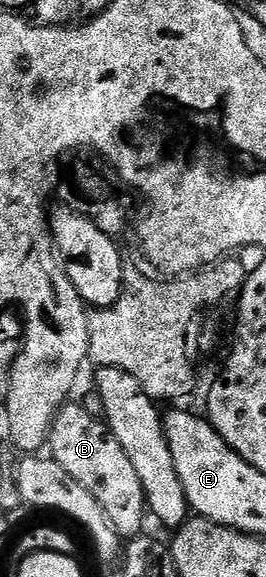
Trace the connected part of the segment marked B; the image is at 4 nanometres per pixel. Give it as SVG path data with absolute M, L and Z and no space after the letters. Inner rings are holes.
M68 403L55 416L49 434L49 456L101 503L101 511L105 511L120 538L134 539L144 532L143 520L148 520L149 510L141 478L110 429L102 420L89 415L82 404Z

